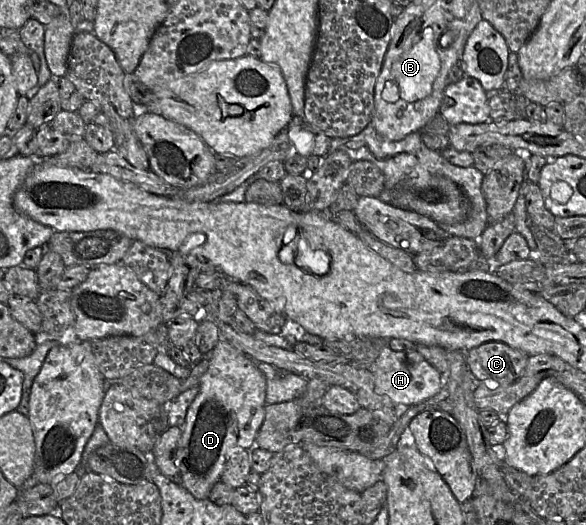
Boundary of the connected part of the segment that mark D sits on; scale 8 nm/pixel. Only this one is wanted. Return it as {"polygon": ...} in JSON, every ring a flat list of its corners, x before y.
{"polygon":[[221,338,215,347,205,354,209,367,199,383,199,393,188,408,181,427,178,448,178,466,182,486,196,499,208,499,213,486,220,481,225,463,238,450,251,450,265,417,266,381,257,362]]}

